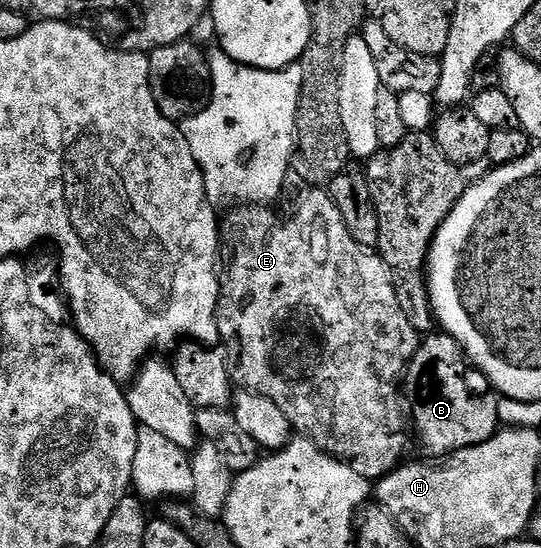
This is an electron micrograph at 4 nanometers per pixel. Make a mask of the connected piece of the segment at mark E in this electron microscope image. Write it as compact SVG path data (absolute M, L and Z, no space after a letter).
M314 189L309 194L287 223L281 223L266 205L238 205L225 212L220 223L220 243L225 254L226 251L230 254L230 260L227 263L225 260L224 282L218 292L220 343L225 354L232 360L232 379L239 388L255 391L260 397L268 397L268 401L280 405L284 417L288 417L291 428L299 436L312 440L326 454L333 455L356 469L360 477L377 481L390 474L407 458L406 446L412 443L408 411L400 398L400 380L405 376L410 358L416 353L420 336L412 329L412 325L408 325L408 317L404 317L400 301L396 301L394 282L382 256L371 248L360 246L352 233L348 233L344 217L340 217L340 209L336 209L332 197L325 190Z

